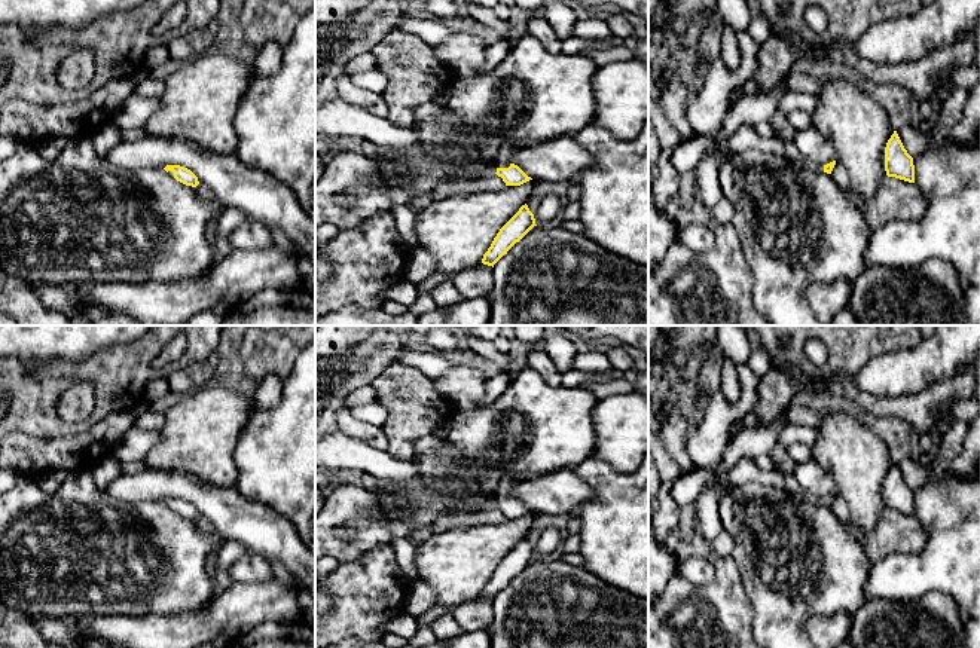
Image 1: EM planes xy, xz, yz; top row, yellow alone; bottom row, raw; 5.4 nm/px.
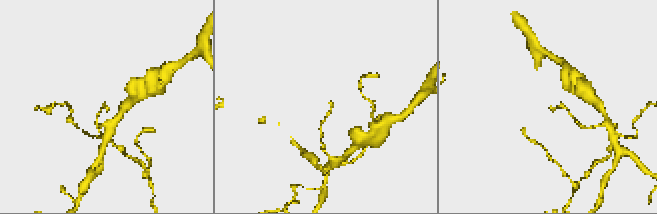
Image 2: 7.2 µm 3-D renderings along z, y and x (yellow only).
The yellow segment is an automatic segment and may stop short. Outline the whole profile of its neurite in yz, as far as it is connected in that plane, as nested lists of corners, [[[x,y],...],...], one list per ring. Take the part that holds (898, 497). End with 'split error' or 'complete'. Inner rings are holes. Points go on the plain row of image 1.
[[[894,464],[885,480],[885,504],[888,510],[915,516],[913,490],[904,482],[897,464]]] | complete

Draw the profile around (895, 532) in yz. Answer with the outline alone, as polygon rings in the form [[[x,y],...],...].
[[[886,510],[871,534],[855,531],[855,538],[861,542],[870,560],[891,553],[923,553],[928,538],[921,522],[895,510]]]

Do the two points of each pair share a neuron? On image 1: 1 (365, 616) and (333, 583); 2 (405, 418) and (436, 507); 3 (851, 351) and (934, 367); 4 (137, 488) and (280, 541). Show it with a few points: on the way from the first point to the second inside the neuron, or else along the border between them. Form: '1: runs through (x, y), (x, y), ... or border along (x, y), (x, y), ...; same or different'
1: runs through (359, 608), (341, 590); same
2: border along (415, 455), (411, 458); different
3: border along (912, 348), (873, 357), (852, 376); different
4: runs through (173, 488), (189, 488), (244, 520); same

